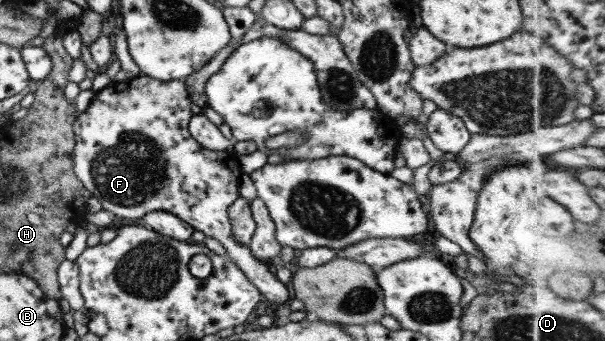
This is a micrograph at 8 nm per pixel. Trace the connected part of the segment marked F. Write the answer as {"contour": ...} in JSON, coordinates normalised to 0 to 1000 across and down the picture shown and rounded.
{"contour":[[[243,220],[182,238],[155,273],[142,320],[126,340],[119,367],[122,434],[119,437],[119,496],[126,525],[139,554],[157,578],[172,619],[195,636],[198,651],[230,651],[240,625],[266,619],[283,625],[306,648],[339,695],[364,713],[372,751],[400,795],[410,824],[448,889],[469,891],[483,877],[476,836],[460,824],[446,801],[445,777],[423,765],[408,721],[387,707],[382,660],[375,639],[375,607],[395,575],[395,519],[400,513],[387,443],[340,440],[324,422],[309,384],[317,340],[314,287],[299,235],[261,238]]]}

